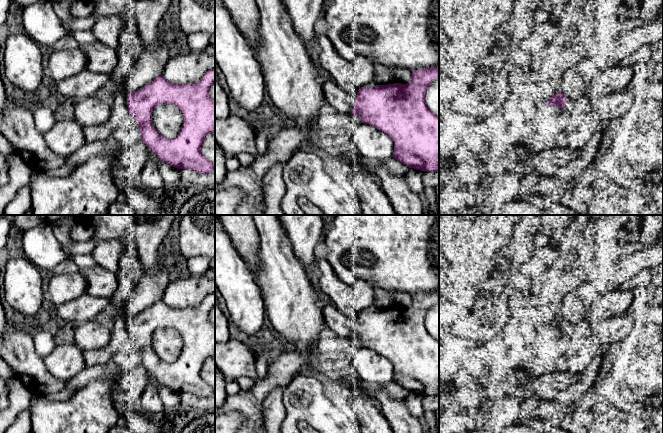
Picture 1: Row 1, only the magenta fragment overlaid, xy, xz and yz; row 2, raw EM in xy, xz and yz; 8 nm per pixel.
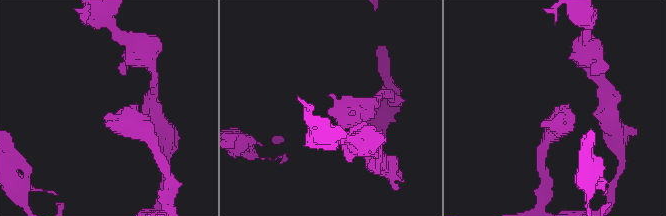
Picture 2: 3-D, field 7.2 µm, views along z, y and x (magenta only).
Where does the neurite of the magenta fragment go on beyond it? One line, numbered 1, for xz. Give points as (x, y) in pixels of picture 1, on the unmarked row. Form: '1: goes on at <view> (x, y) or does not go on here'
1: does not go on here

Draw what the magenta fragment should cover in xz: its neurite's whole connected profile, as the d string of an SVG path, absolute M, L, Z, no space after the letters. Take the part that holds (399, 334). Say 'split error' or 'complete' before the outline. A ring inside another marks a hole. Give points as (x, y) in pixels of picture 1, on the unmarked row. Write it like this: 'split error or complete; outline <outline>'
complete; outline M439 290L412 294L412 303L407 308L390 307L376 309L373 312L361 311L357 316L352 333L354 341L359 340L363 347L374 350L393 363L393 382L409 392L427 396L439 396L439 341L427 331L425 326L427 311L437 303L439 303Z

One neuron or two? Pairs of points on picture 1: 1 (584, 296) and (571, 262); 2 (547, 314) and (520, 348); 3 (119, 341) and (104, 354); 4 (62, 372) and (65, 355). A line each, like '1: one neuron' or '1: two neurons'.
1: two neurons
2: two neurons
3: one neuron
4: one neuron

